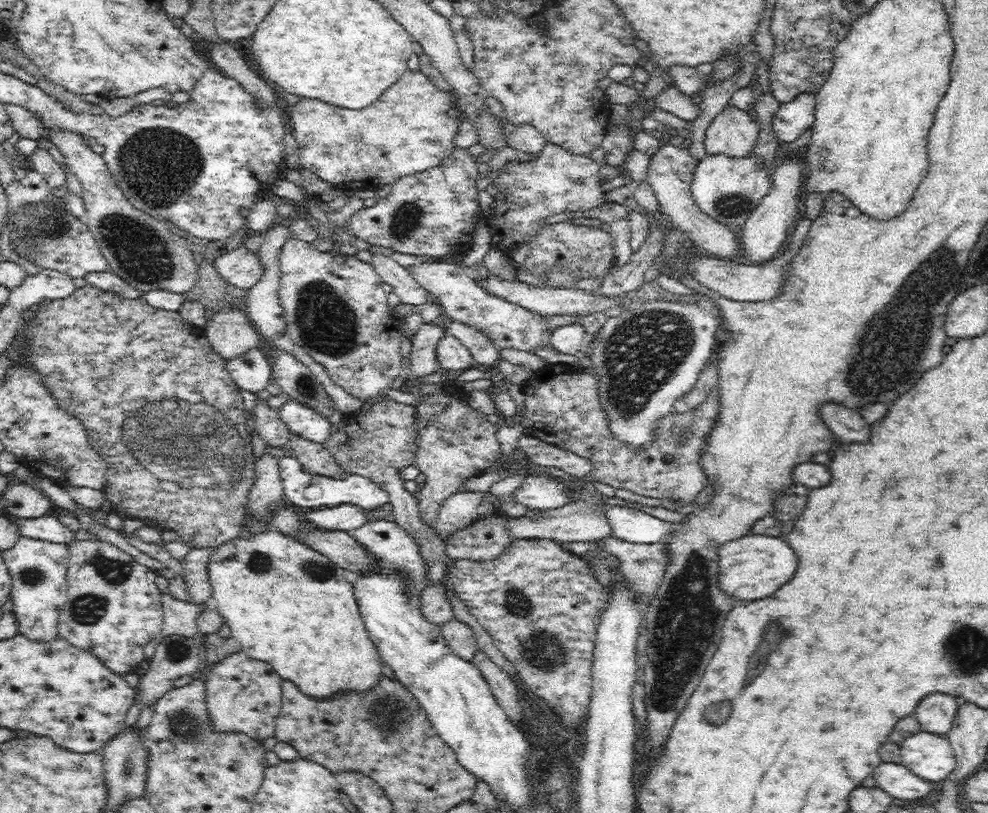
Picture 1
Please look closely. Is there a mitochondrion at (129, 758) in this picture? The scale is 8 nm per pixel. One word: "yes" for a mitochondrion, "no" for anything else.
yes

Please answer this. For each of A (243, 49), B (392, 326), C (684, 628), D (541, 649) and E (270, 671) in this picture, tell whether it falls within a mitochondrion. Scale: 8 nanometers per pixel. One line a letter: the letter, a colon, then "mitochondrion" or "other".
A: other
B: other
C: mitochondrion
D: mitochondrion
E: other

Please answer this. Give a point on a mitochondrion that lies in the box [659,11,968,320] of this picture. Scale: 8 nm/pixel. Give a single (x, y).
(729, 206)

